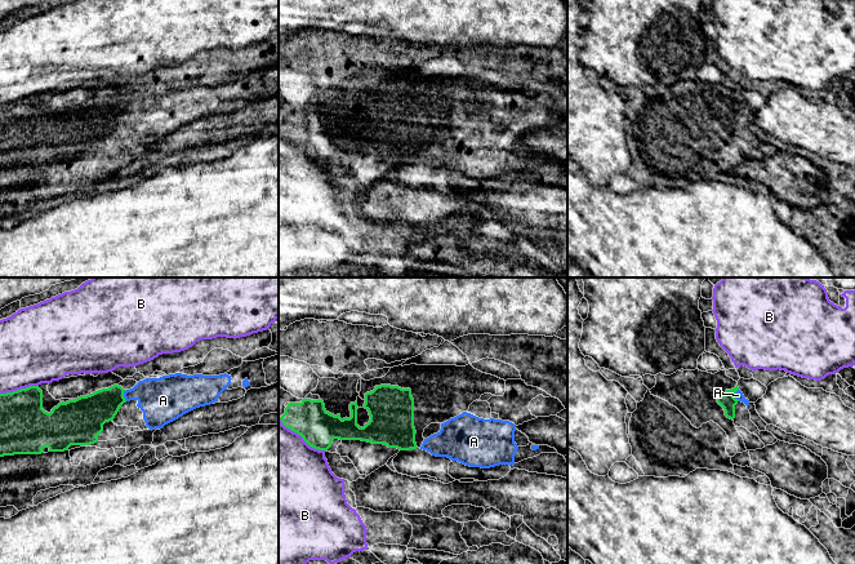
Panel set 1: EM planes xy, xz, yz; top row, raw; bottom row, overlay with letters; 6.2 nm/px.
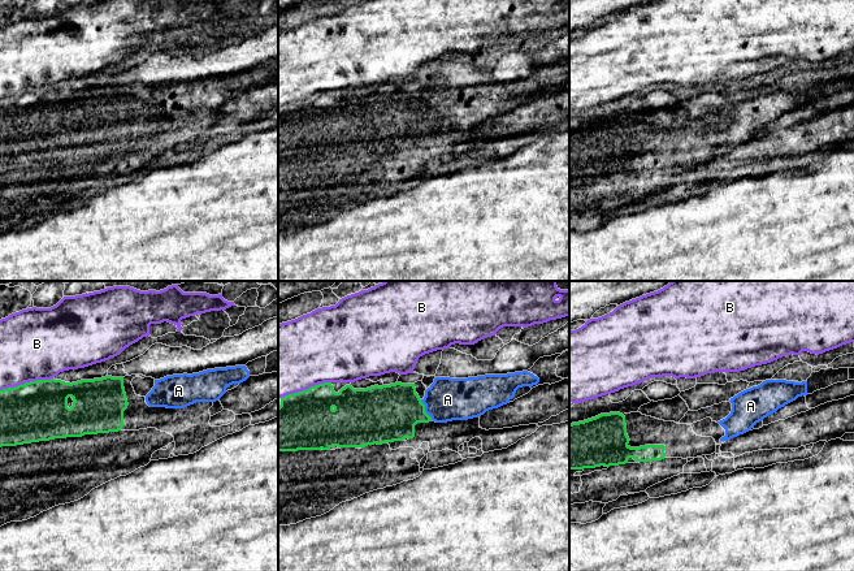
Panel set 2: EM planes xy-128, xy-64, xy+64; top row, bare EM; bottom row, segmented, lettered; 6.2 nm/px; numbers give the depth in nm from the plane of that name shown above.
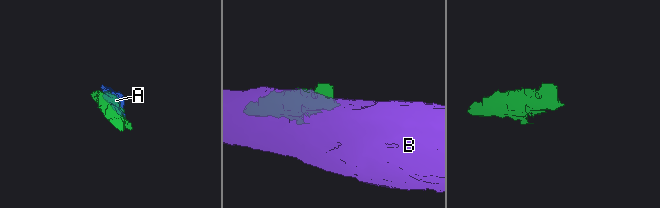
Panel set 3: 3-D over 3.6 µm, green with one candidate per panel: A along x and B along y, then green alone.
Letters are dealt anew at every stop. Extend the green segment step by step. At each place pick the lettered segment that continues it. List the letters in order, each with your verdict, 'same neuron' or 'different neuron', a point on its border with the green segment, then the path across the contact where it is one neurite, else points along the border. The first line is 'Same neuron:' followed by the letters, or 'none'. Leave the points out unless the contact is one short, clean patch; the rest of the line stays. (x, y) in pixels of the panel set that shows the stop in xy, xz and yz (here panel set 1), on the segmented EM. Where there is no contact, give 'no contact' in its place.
Same neuron: A
A: same neuron; contact yz (733, 395); way yz (727, 402), (733, 395), (738, 395)
B: different neuron; contact xz (301, 435)

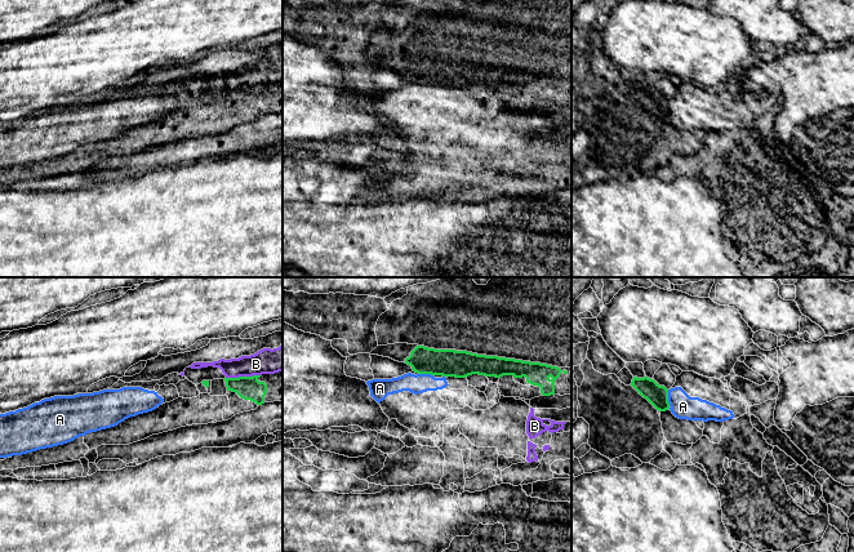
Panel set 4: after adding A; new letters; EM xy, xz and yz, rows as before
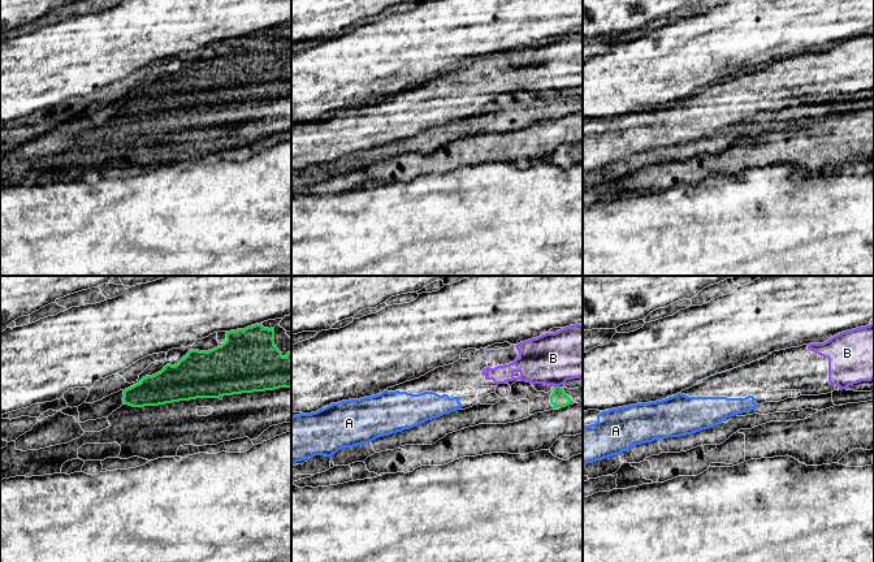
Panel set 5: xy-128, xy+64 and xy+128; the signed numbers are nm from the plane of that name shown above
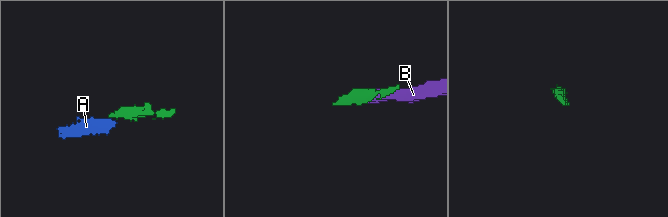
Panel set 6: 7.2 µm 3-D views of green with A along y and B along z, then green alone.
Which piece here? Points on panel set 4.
Same neuron: none
A: different neuron; contact yz (667, 397); border yz (667, 390), (670, 405)
B: different neuron; contact xy (243, 377); border xy (259, 374), (226, 378)

